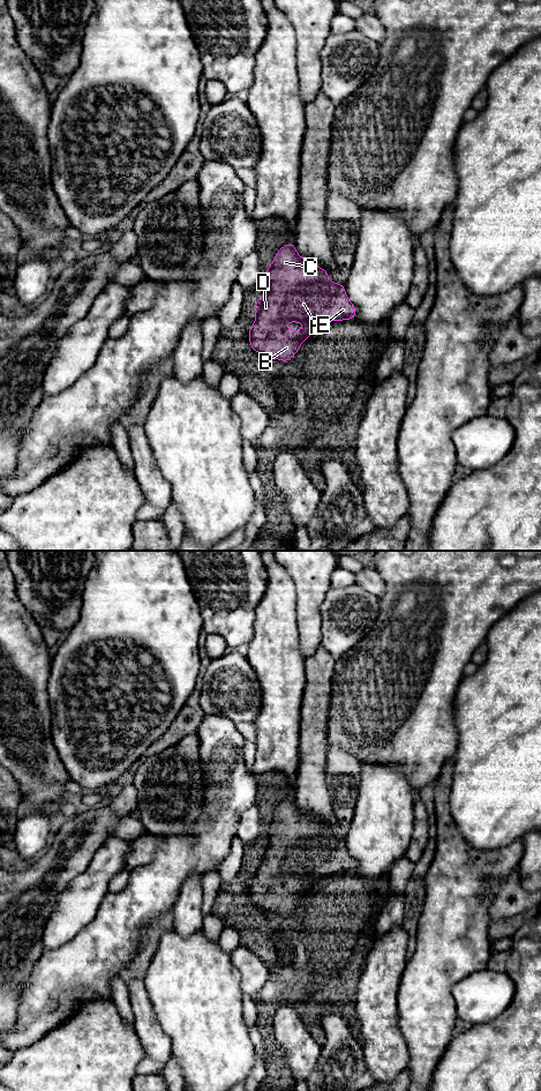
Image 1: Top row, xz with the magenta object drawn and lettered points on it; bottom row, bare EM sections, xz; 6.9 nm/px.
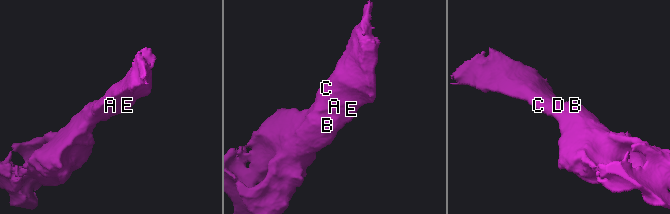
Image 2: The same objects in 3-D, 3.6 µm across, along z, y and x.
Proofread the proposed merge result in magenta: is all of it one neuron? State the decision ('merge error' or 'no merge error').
no merge error

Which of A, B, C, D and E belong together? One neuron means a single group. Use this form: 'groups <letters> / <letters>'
groups A B C D E

